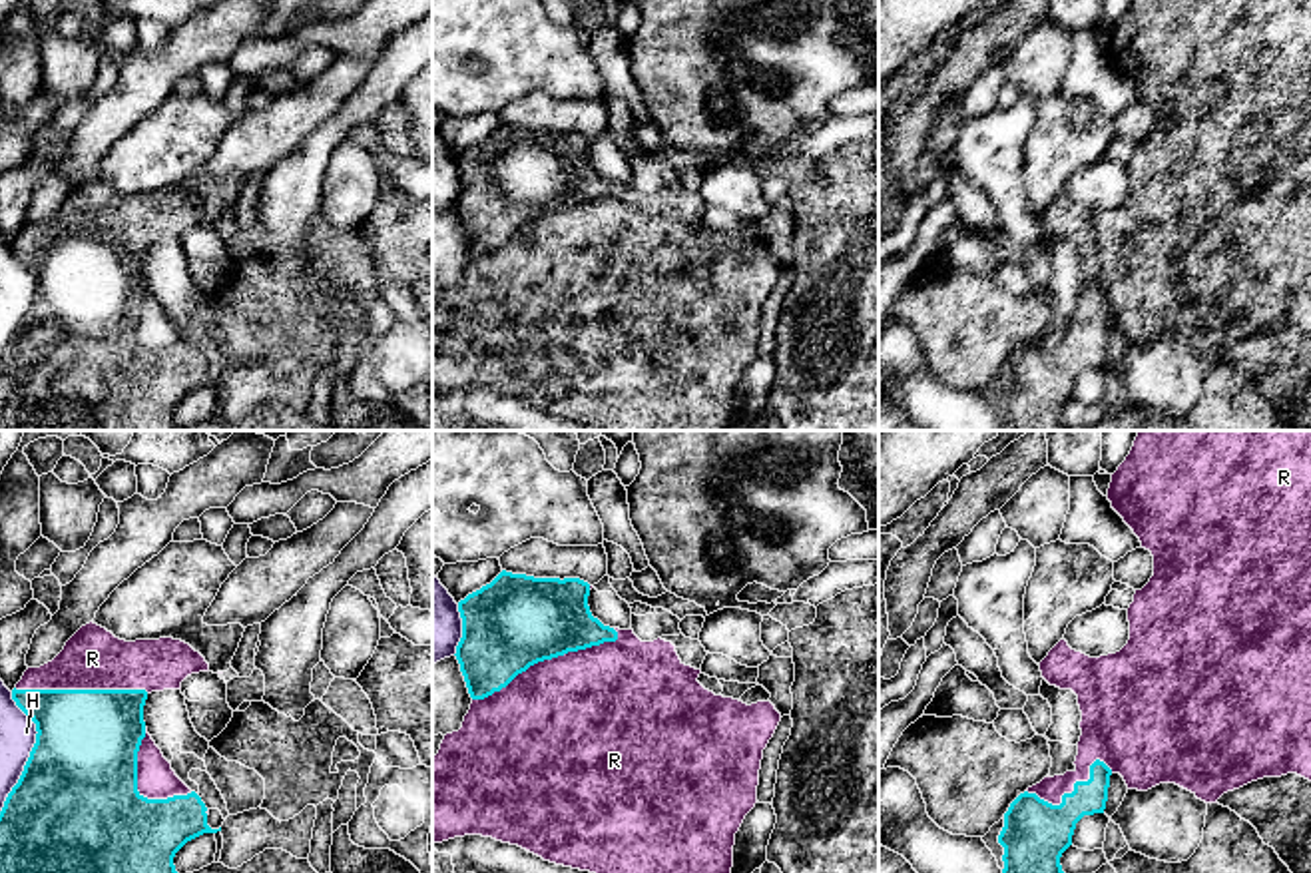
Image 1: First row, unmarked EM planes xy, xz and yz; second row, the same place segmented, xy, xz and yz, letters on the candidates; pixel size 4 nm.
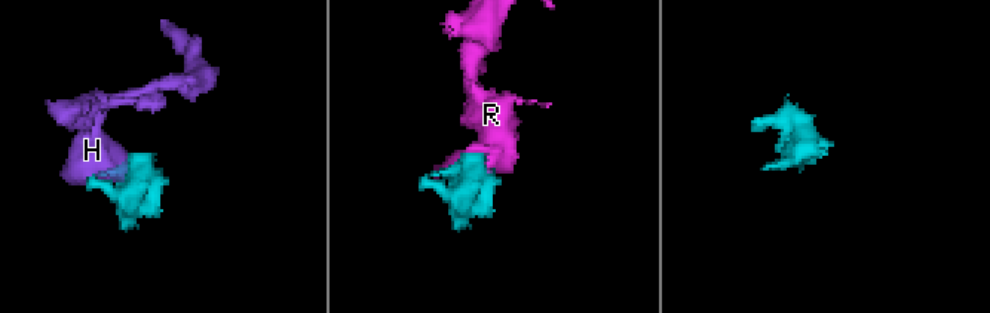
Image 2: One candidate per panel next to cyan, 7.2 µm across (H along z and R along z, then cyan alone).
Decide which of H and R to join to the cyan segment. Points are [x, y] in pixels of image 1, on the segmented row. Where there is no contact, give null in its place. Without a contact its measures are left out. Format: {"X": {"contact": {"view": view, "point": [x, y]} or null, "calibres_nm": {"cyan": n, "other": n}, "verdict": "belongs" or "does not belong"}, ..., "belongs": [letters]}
{"H": {"contact": {"view": "xy", "point": [30, 752]}, "calibres_nm": {"cyan": 480, "other": 140}, "verdict": "does not belong"}, "R": {"contact": {"view": "xz", "point": [546, 658]}, "calibres_nm": {"cyan": 380, "other": 480}, "verdict": "belongs"}, "belongs": ["R"]}

